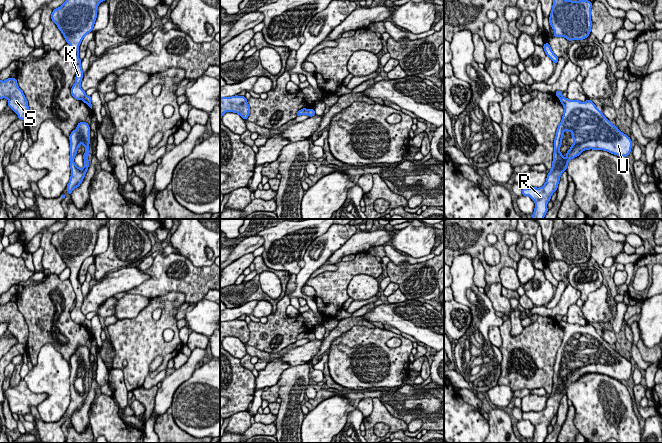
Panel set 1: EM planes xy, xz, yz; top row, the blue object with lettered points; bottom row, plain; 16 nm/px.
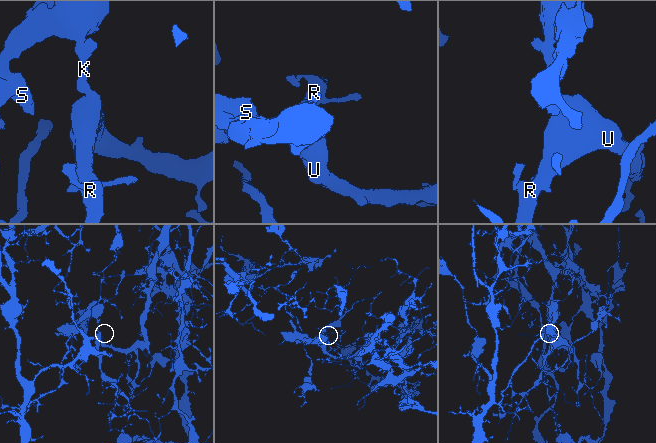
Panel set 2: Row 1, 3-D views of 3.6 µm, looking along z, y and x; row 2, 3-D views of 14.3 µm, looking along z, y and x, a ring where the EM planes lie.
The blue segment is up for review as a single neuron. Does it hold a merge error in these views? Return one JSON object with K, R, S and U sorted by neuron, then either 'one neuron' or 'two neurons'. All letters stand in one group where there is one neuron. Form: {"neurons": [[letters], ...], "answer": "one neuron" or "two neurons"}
{"neurons": [["K", "S"], ["R", "U"]], "answer": "two neurons"}

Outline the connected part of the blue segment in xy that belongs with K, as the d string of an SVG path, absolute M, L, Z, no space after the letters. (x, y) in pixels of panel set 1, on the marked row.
M66 0L51 14L52 21L63 34L66 43L70 45L69 56L76 70L71 95L77 100L83 100L86 96L85 91L81 88L84 73L81 67L82 60L79 58L79 46L83 38L92 32L98 6L103 1L106 0Z

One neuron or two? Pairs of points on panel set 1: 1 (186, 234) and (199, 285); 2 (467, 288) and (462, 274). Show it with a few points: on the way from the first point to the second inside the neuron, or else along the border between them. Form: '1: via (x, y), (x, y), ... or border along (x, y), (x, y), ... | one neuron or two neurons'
1: border along (178, 253), (185, 256), (196, 266), (209, 266) | two neurons
2: via (464, 285), (462, 277) | one neuron

